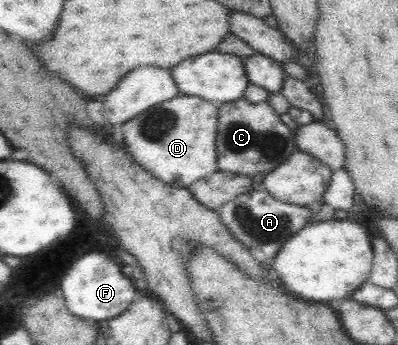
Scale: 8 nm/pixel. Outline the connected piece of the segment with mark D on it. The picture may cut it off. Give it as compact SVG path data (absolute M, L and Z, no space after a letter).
M178 95L161 102L122 124L122 144L131 158L151 176L186 188L217 172L217 110L219 104L200 97Z

